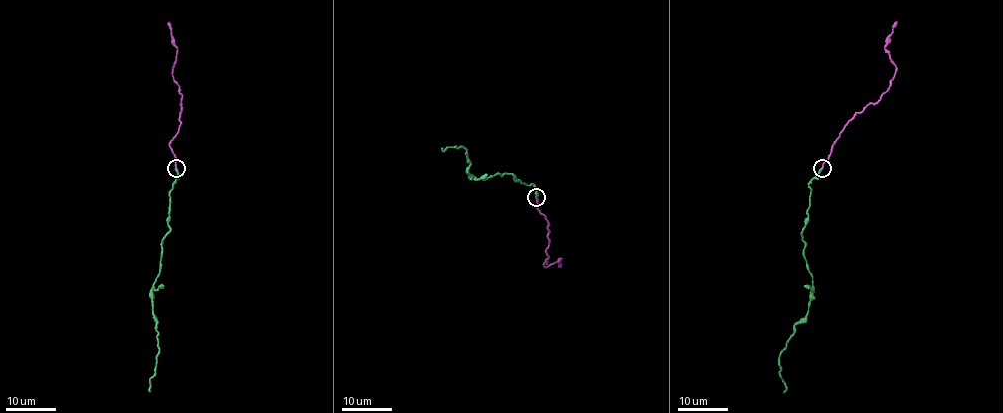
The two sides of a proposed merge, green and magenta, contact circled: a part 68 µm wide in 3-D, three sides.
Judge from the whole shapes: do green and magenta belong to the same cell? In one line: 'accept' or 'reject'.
accept

